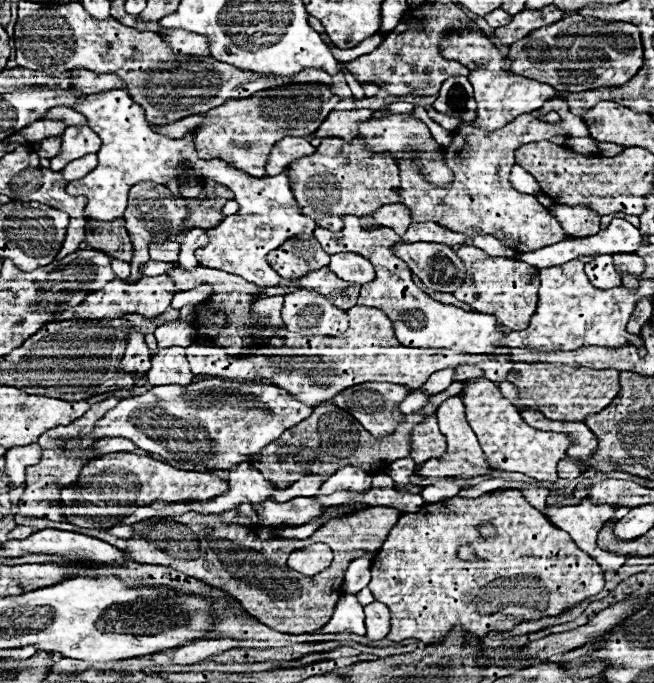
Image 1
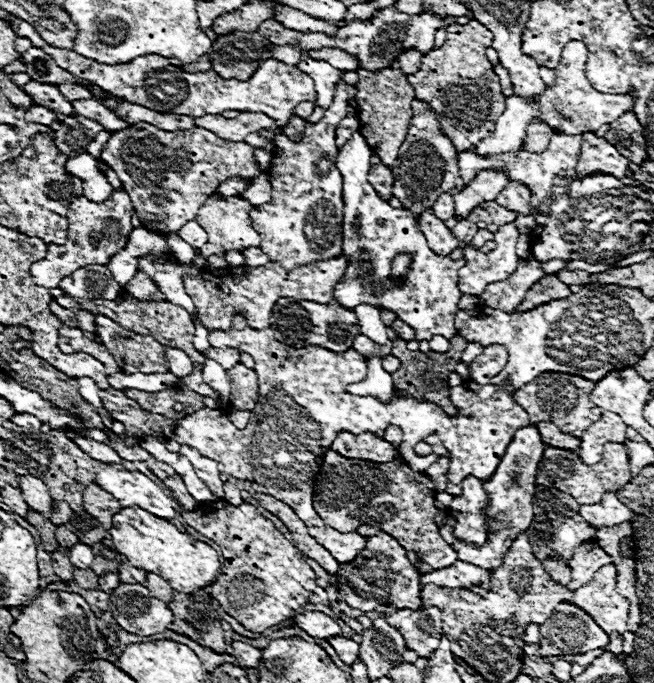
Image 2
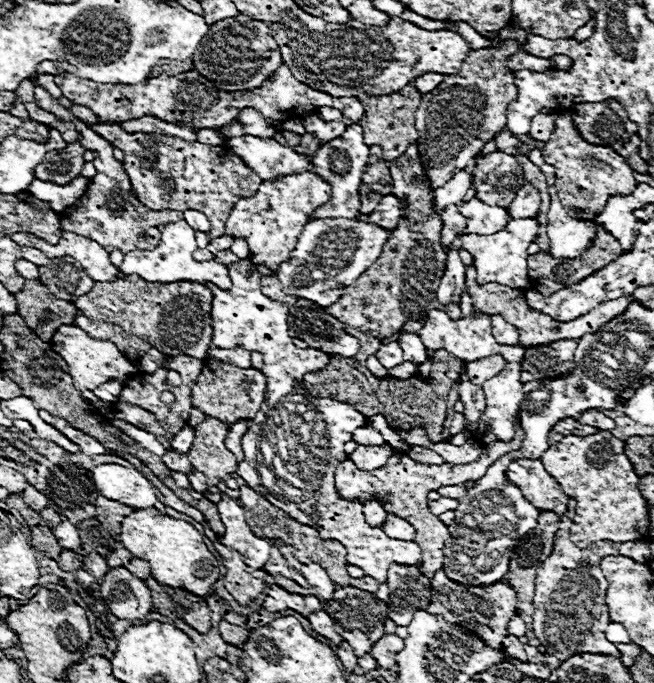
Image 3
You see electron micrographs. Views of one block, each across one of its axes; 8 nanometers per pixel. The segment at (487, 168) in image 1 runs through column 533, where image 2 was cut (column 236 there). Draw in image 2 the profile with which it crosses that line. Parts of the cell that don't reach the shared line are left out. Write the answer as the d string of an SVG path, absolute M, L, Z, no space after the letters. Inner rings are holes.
M208 114L204 118L196 118L194 124L198 128L212 130L216 136L226 140L244 140L248 134L258 132L260 128L272 130L278 128L266 114L238 114L236 118L224 118L222 114ZM218 188L210 194L208 202L198 210L198 216L196 216L196 222L208 232L208 242L216 246L218 252L228 252L228 250L246 250L250 246L260 246L260 236L258 232L252 228L250 224L250 216L248 212L252 210L254 206L240 198L240 196L228 196L228 198L222 198Z

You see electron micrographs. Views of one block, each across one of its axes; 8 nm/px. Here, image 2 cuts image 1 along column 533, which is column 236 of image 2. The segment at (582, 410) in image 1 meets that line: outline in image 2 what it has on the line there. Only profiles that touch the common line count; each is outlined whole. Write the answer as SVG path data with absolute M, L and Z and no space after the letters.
M238 362L234 368L228 370L228 380L232 386L232 398L230 398L232 408L234 410L254 410L258 402L256 372Z

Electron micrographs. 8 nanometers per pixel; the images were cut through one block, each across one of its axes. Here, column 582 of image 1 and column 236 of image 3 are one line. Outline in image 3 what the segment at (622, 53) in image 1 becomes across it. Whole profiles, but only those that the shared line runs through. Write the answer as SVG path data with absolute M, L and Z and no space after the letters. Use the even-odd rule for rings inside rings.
M238 14L234 18L226 18L210 26L208 34L202 38L196 54L192 56L192 62L194 70L198 70L200 76L208 78L218 90L238 92L260 88L260 84L280 68L282 54L276 40L270 36L270 28L264 22ZM230 46L238 54L230 54ZM214 64L228 70L214 70Z

